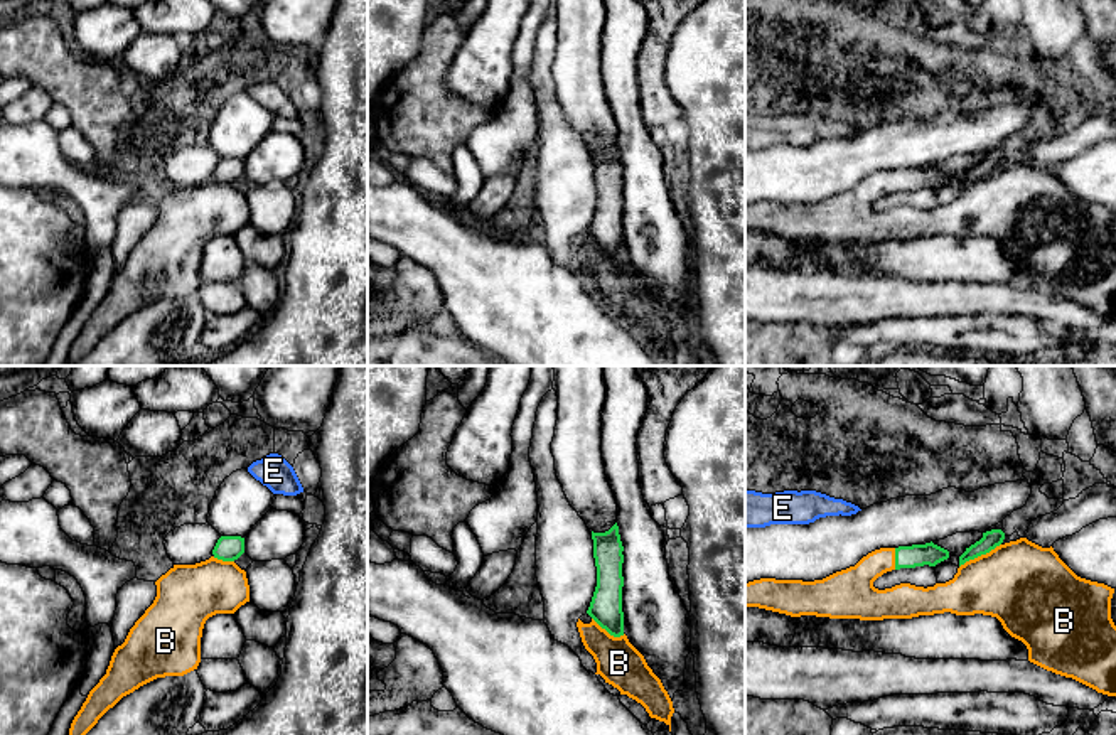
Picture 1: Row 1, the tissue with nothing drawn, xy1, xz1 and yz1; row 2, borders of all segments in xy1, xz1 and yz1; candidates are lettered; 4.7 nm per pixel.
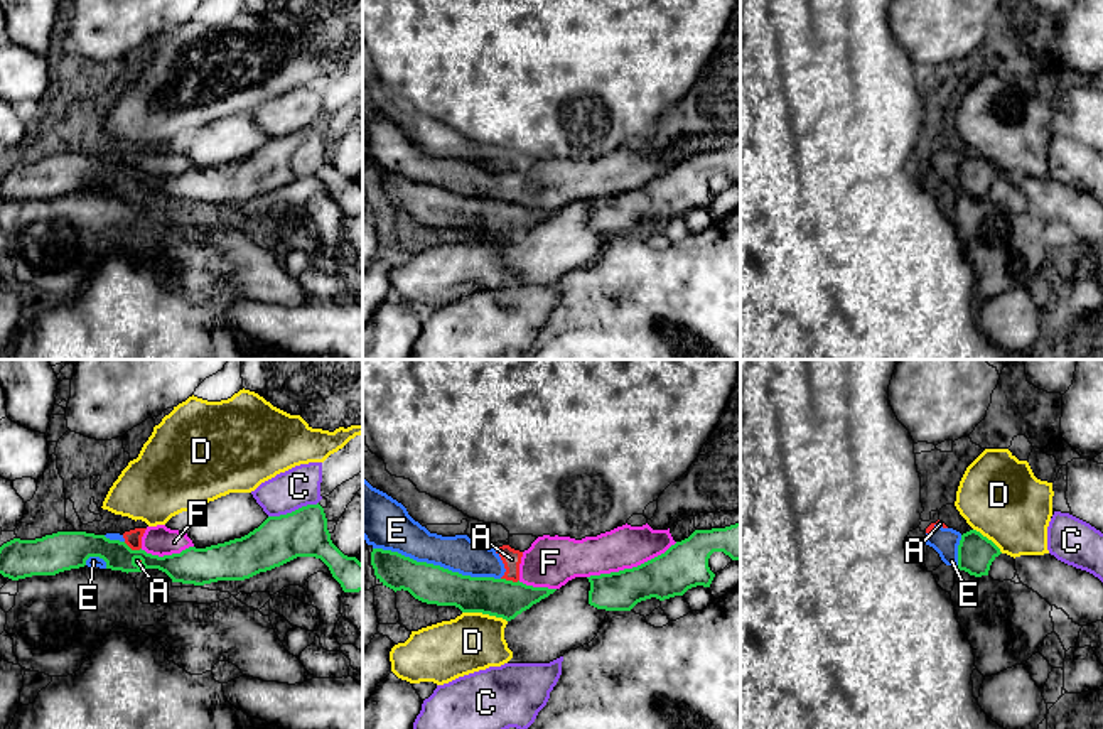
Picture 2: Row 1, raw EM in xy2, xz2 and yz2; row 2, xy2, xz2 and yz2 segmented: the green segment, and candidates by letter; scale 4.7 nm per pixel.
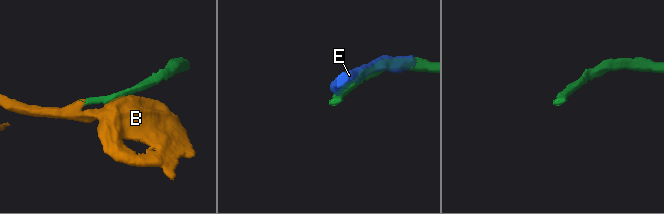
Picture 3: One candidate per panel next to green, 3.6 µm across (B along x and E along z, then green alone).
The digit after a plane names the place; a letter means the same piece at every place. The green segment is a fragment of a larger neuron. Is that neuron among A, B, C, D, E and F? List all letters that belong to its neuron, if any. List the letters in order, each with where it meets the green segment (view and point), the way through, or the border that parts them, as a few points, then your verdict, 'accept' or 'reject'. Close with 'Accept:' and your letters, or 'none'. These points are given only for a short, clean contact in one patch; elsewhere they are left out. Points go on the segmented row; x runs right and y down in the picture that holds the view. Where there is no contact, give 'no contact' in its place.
A: contact xz2 (510, 581); border xz2 (501, 577), (518, 581); reject
B: contact yz1 (980, 555); accept
C: contact xy2 (292, 512); border xy2 (317, 502), (269, 517); reject
D: contact xz2 (484, 613); border xz2 (462, 611), (481, 611), (501, 616), (506, 621); reject
E: contact xz2 (437, 566); reject
F: contact xz2 (633, 567); reject
Accept: B

